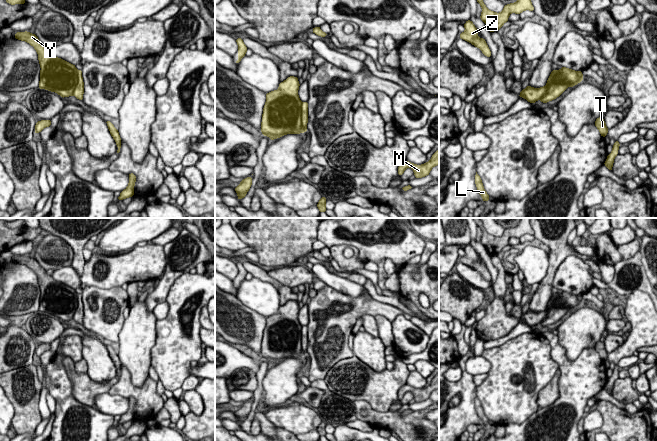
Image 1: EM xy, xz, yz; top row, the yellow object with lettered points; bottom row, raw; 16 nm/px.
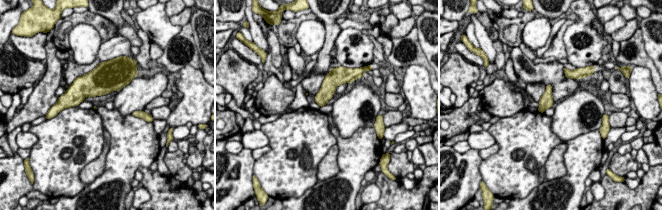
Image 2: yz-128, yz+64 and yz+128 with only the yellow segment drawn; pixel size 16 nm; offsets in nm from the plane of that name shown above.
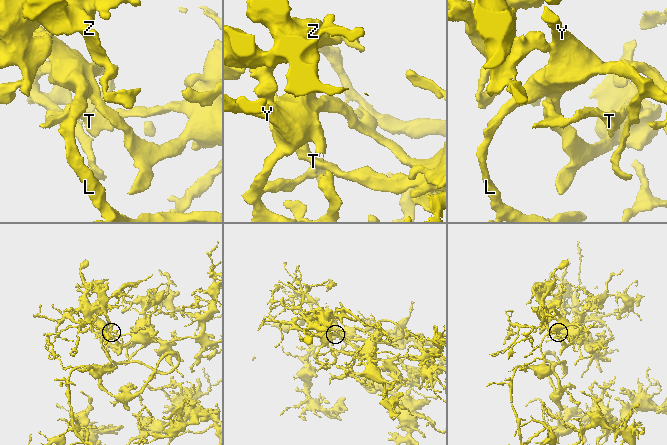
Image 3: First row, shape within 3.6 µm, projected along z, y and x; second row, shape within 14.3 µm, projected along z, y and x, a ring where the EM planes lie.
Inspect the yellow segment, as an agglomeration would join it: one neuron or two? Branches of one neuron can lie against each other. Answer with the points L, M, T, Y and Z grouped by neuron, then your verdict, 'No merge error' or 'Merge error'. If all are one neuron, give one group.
Groups: L M T Y Z. No merge error

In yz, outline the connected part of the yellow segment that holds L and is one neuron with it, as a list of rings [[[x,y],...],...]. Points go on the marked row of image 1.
[[[475,174],[475,184],[477,187],[477,190],[479,192],[479,194],[482,196],[483,198],[483,202],[488,201],[489,200],[489,195],[486,193],[486,191],[484,190],[483,184],[482,184],[482,180],[480,178],[480,176],[477,174]]]

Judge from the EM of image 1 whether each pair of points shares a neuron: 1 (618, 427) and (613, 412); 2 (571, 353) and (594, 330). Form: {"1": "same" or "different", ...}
{"1": "same", "2": "same"}

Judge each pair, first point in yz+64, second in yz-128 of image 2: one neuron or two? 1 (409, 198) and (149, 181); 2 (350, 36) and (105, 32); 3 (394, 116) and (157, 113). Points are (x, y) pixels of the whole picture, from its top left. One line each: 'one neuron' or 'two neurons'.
1: one neuron
2: two neurons
3: one neuron

